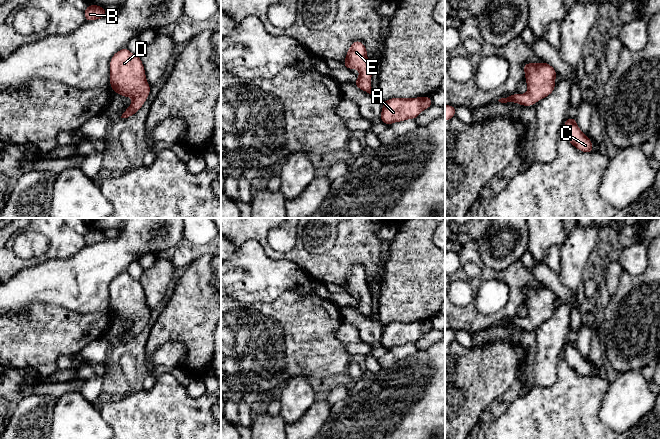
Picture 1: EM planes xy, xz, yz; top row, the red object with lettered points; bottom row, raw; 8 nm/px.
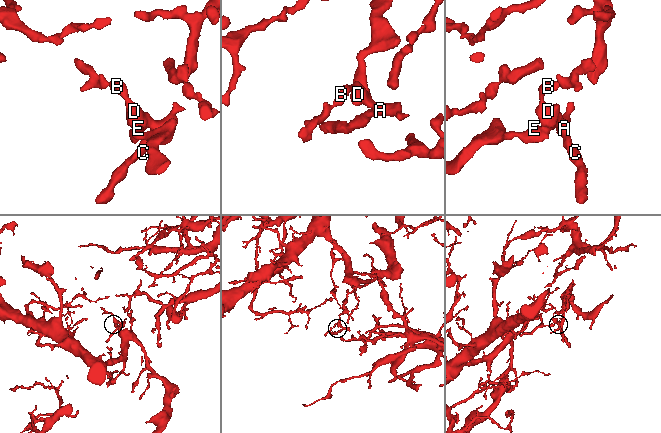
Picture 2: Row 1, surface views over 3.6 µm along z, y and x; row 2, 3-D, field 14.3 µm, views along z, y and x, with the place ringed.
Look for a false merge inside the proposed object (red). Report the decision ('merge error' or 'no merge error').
no merge error

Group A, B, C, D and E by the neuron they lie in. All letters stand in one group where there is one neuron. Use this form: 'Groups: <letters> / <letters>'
Groups: A B C D E

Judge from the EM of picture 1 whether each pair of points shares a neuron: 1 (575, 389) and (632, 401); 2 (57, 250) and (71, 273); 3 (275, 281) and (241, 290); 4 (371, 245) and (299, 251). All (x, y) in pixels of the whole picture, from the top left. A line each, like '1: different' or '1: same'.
1: different
2: different
3: same
4: same

